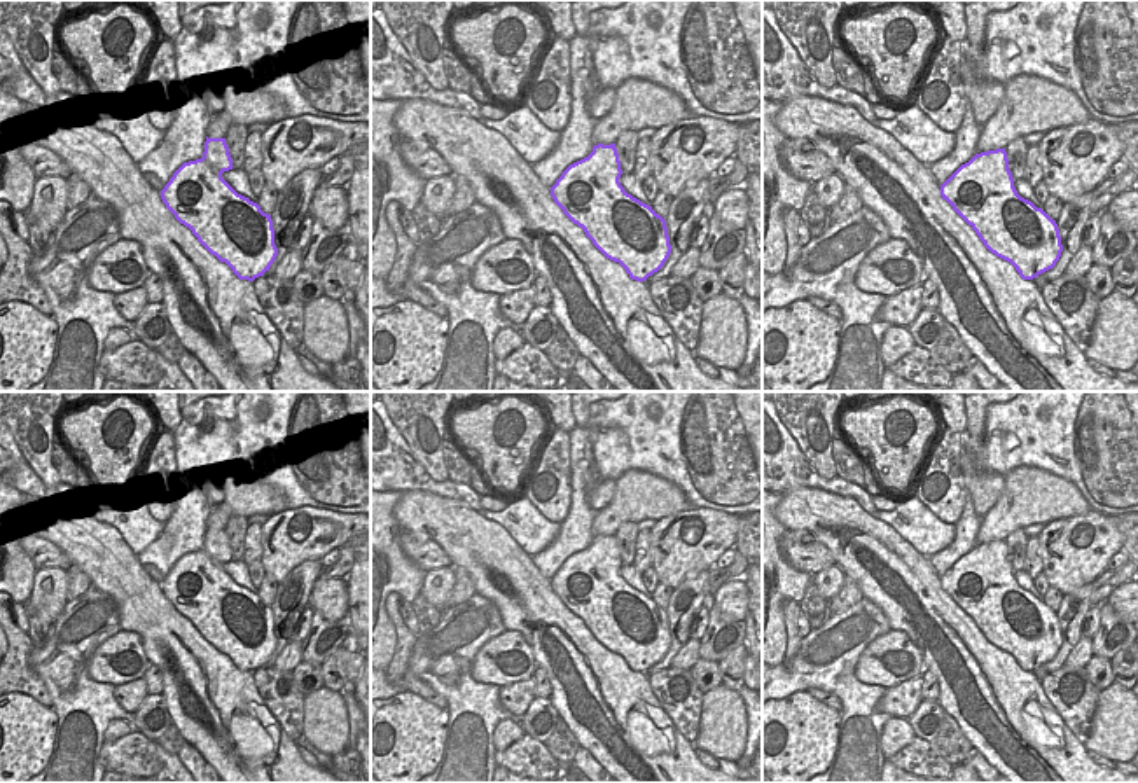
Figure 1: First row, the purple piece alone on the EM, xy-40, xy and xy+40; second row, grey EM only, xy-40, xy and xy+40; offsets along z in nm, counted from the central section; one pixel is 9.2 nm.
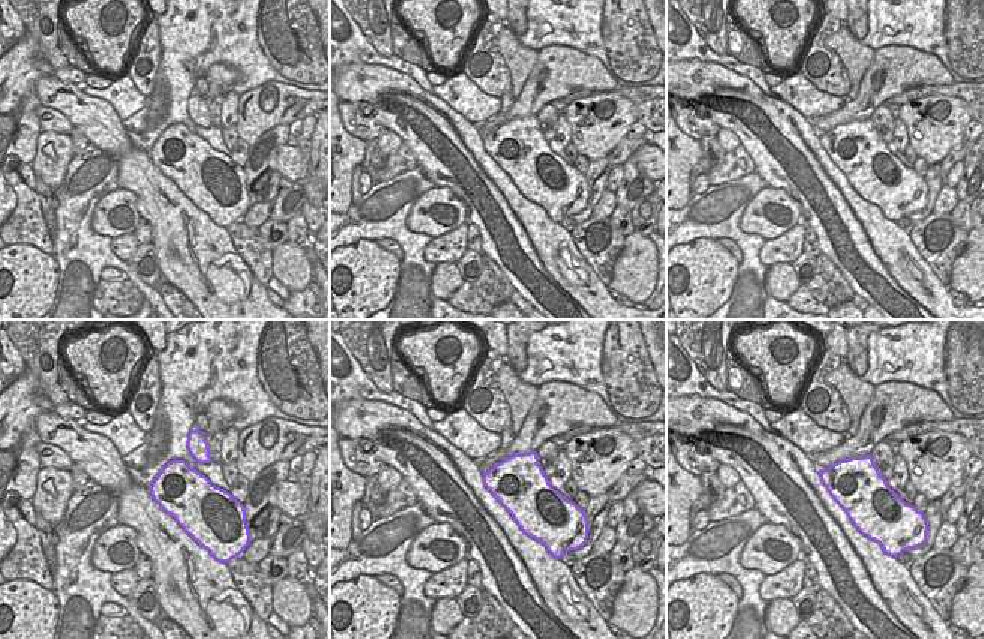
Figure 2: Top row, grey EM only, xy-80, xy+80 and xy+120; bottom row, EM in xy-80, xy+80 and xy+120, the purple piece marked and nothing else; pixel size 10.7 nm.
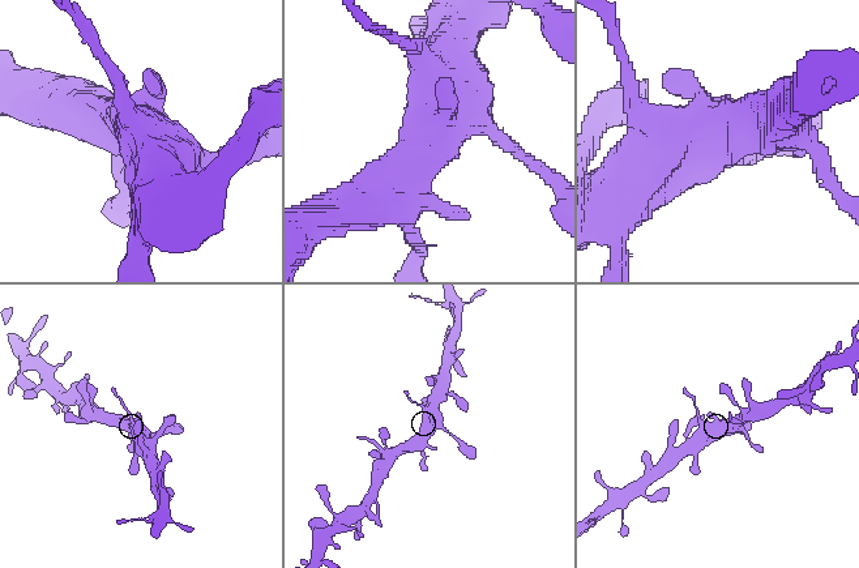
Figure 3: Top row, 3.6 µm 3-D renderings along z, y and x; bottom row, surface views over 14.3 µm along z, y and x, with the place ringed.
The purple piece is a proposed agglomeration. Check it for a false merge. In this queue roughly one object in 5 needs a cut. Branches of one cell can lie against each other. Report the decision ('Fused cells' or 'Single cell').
Single cell

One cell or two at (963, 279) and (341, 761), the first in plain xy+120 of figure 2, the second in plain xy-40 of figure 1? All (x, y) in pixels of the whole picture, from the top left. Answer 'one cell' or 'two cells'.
two cells

